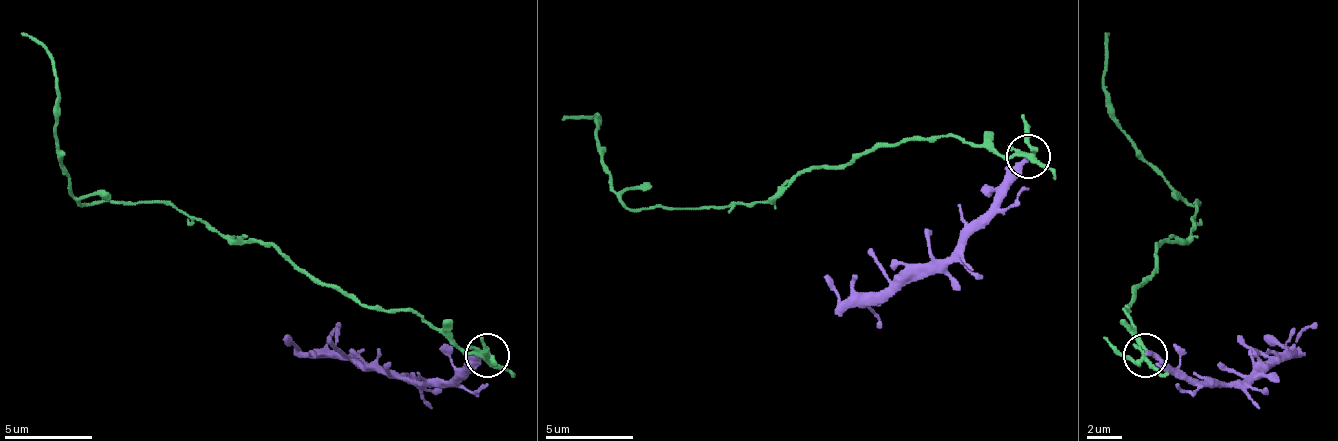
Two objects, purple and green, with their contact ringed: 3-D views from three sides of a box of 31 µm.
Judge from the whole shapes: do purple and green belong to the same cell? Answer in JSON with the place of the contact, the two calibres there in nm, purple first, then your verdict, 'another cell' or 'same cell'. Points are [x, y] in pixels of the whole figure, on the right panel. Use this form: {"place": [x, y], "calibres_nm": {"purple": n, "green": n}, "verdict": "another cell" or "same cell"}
{"place": [1145, 355], "calibres_nm": {"purple": 320, "green": 260}, "verdict": "another cell"}

